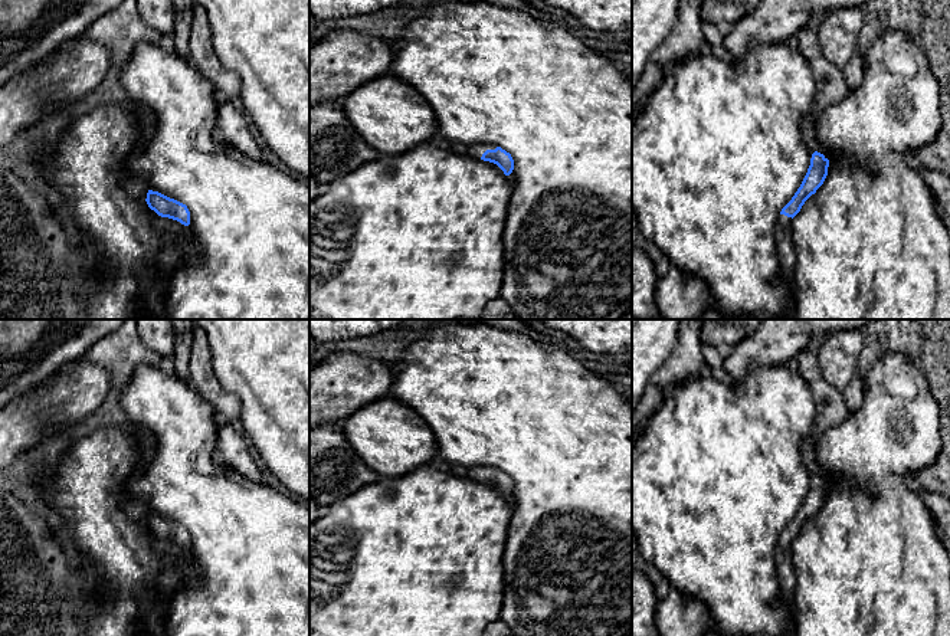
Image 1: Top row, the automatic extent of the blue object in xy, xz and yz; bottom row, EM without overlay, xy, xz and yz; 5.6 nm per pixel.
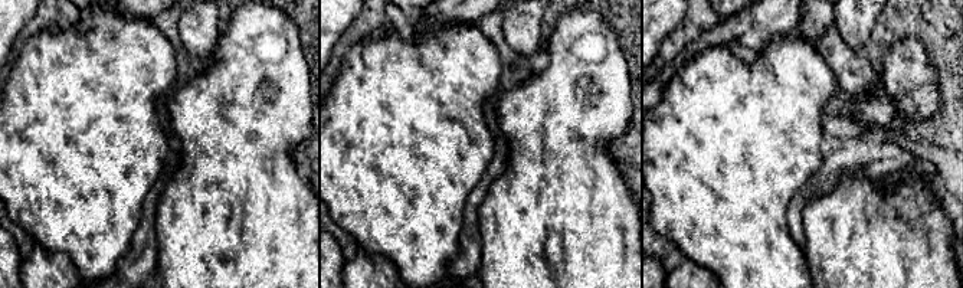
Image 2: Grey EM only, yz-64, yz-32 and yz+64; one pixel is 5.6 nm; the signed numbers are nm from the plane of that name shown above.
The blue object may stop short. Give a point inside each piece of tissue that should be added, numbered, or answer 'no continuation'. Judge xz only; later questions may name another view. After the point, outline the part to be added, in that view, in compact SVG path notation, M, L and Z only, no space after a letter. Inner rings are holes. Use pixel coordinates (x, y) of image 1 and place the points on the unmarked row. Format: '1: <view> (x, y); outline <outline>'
1: xz (475, 474); outline M476 466L476 468L469 468L466 469L466 476L474 479L474 481L478 481L481 482L482 476L487 473L487 472L495 472L497 469L495 468L482 468L482 466Z

